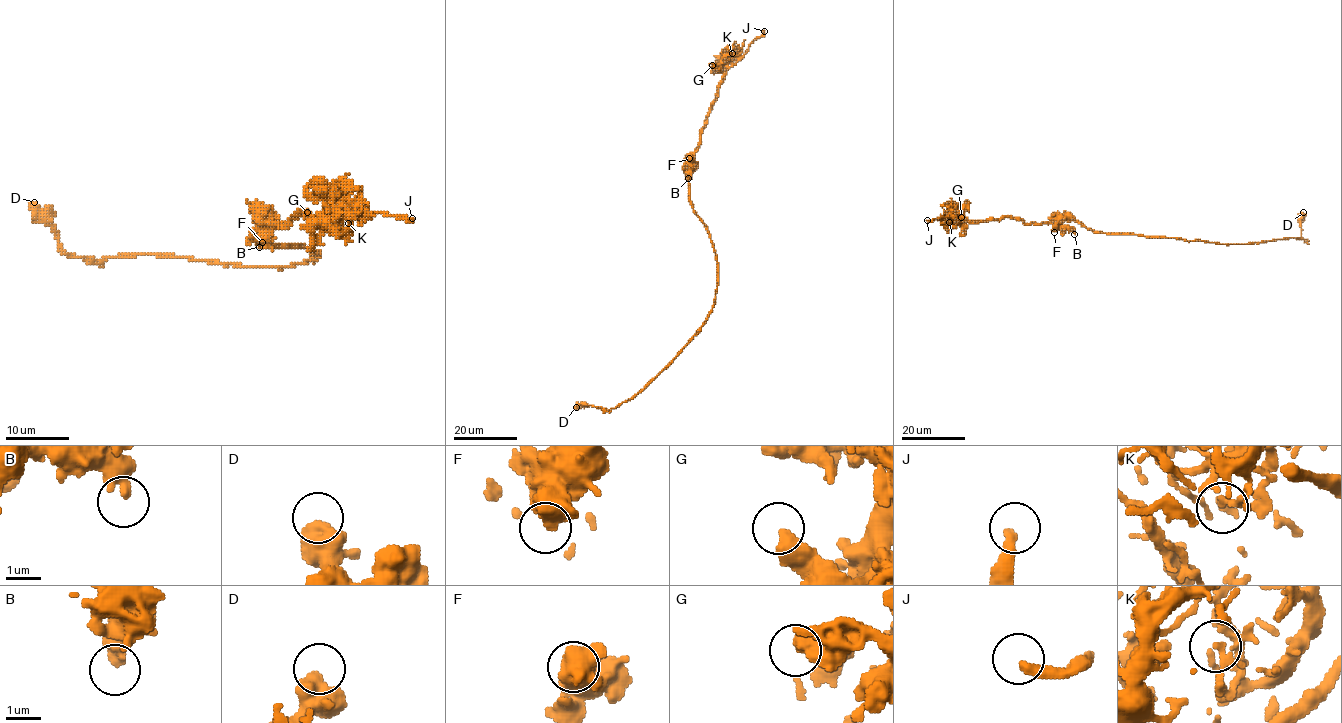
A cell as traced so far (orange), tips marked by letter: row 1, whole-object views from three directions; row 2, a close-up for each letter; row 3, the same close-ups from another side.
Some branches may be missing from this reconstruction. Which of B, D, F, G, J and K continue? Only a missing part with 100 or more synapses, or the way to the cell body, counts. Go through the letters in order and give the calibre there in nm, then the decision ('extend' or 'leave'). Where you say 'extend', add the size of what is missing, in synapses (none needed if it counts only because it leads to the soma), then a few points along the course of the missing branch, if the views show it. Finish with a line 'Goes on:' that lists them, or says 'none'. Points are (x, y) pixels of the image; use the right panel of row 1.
B: calibre 400 nm; leave
D: calibre 650 nm; leave
F: calibre 800 nm; leave
G: calibre 480 nm; leave
J: calibre 320 nm; extend
K: calibre 180 nm; leave
Goes on: J

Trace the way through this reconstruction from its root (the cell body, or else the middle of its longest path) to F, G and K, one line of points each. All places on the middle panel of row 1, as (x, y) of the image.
F: (714, 248), (707, 227), (689, 199), (689, 158)
G: (714, 248), (707, 227), (693, 209), (688, 183), (688, 172), (701, 129), (726, 68), (723, 65), (712, 65)
K: (714, 248), (707, 227), (689, 199), (688, 172), (701, 129), (716, 97), (725, 64), (731, 60), (732, 53)

